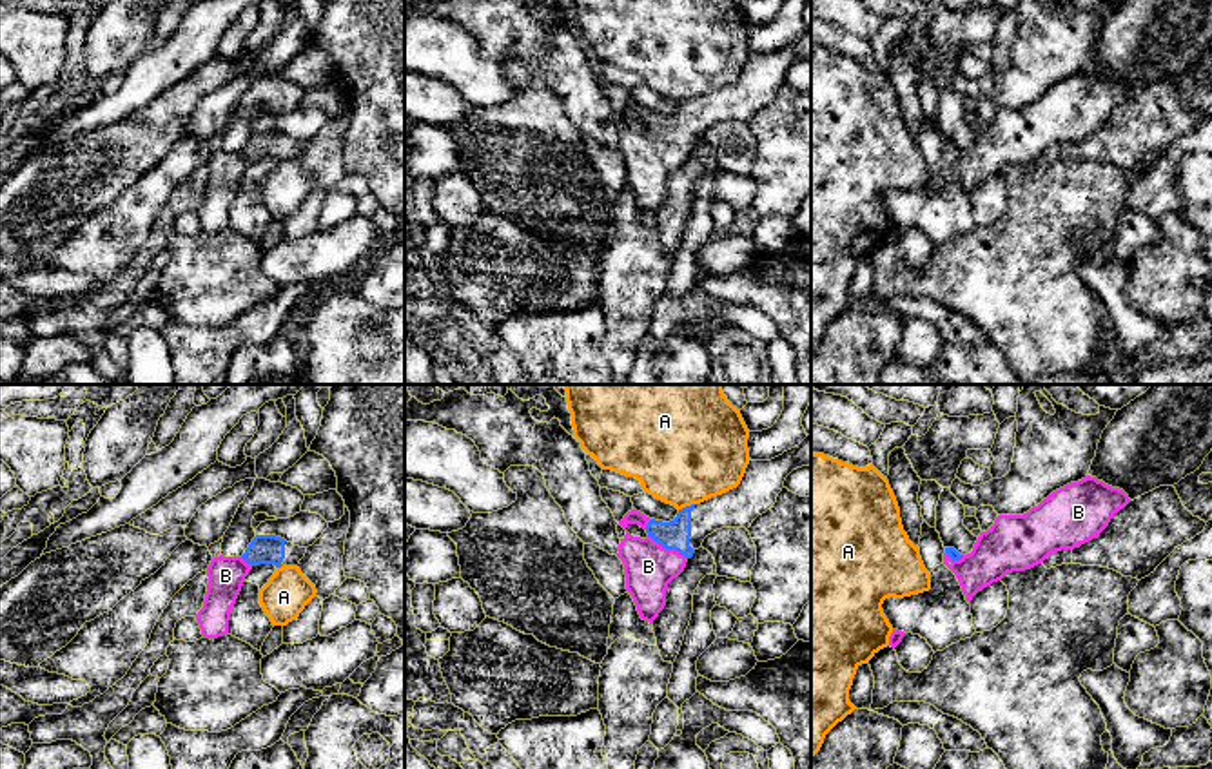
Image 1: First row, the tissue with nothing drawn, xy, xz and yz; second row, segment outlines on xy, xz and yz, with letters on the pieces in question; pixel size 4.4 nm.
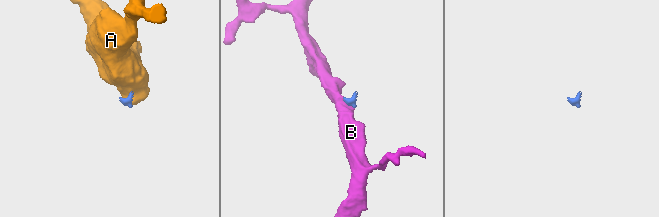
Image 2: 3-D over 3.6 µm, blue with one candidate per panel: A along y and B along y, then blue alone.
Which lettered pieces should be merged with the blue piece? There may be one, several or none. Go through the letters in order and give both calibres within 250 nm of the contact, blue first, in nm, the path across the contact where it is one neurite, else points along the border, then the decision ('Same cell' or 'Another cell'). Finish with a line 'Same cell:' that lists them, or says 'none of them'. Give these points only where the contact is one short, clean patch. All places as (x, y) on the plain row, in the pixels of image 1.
A: Thickness 130 nm (blue) against 440 nm. Boundary: xz (693, 97), (679, 104). Another cell
B: Thickness 130 nm (blue) against 220 nm. Path across: xz (675, 127), (668, 142), (648, 160). Same cell
Same cell: B

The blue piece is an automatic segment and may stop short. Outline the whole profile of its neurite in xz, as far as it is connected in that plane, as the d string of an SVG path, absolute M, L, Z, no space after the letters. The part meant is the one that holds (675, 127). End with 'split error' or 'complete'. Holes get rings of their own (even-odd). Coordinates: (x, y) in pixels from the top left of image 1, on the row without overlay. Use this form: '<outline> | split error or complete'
M811 29L771 54L749 54L740 78L700 98L679 103L670 116L631 103L619 116L624 123L639 118L648 131L626 125L617 151L624 158L626 183L642 214L653 218L666 200L668 178L677 172L708 129L722 122L749 122L773 102L786 71L811 60Z | split error

